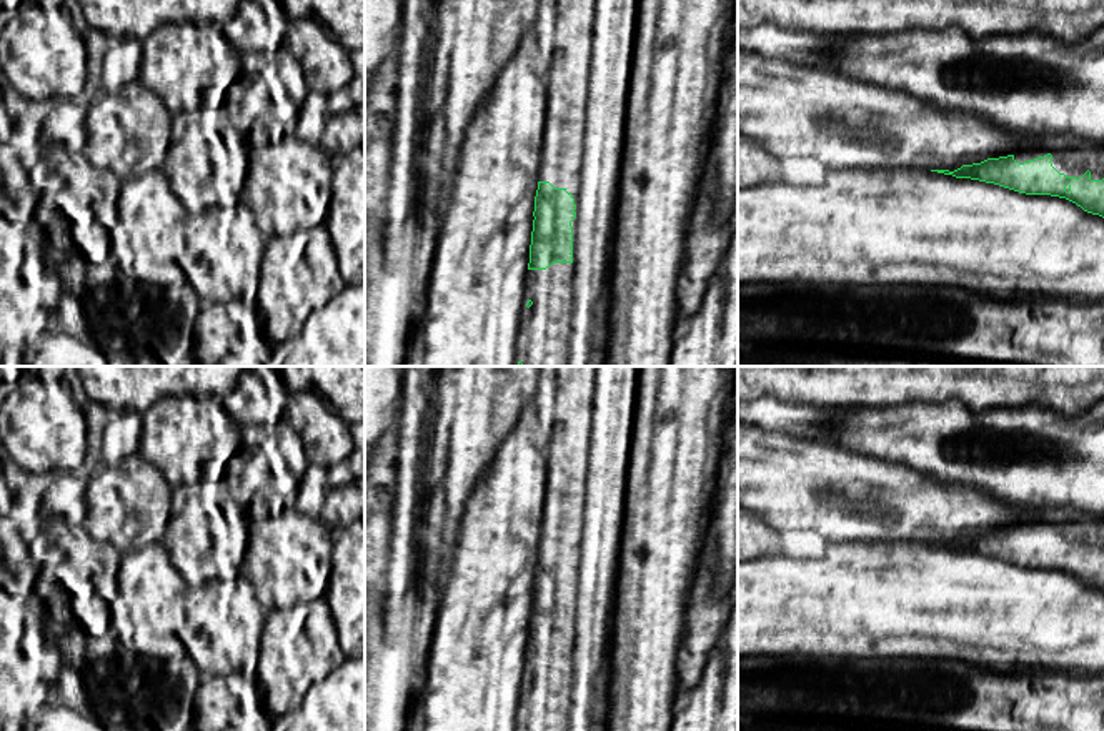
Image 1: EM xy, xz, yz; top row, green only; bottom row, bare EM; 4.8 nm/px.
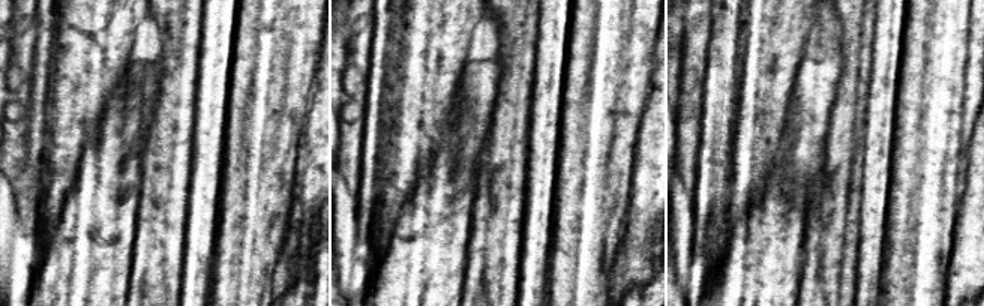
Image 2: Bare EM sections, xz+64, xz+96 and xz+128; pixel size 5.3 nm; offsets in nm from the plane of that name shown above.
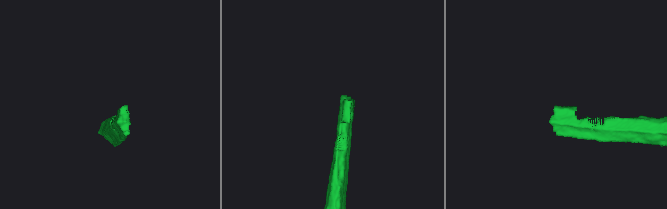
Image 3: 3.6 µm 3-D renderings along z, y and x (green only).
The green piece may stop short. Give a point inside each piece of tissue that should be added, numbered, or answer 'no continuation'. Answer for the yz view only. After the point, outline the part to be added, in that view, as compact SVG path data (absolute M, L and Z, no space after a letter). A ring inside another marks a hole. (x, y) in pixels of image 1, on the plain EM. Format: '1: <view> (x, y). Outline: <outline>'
1: yz (1071, 528). Outline: M1061 506L1021 508L1031 513L1039 513L1044 516L1044 520L1016 526L1016 535L1024 536L1027 533L1034 533L1051 526L1052 540L1066 549L1081 551L1089 543L1091 553L1104 551L1104 515L1094 515Z

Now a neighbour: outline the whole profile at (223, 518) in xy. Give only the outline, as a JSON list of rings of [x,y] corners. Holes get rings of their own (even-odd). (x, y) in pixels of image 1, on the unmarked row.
[[[290,393],[270,395],[270,403],[280,410],[275,423],[240,426],[241,445],[215,485],[203,480],[180,485],[200,490],[205,559],[215,559],[226,540],[241,538],[241,566],[250,545],[250,513],[298,511],[298,486],[308,460],[285,416],[290,398]]]

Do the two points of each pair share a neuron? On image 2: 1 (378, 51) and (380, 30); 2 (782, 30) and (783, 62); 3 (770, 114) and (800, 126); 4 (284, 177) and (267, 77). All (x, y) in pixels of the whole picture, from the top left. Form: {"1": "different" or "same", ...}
{"1": "same", "2": "same", "3": "different", "4": "same"}

